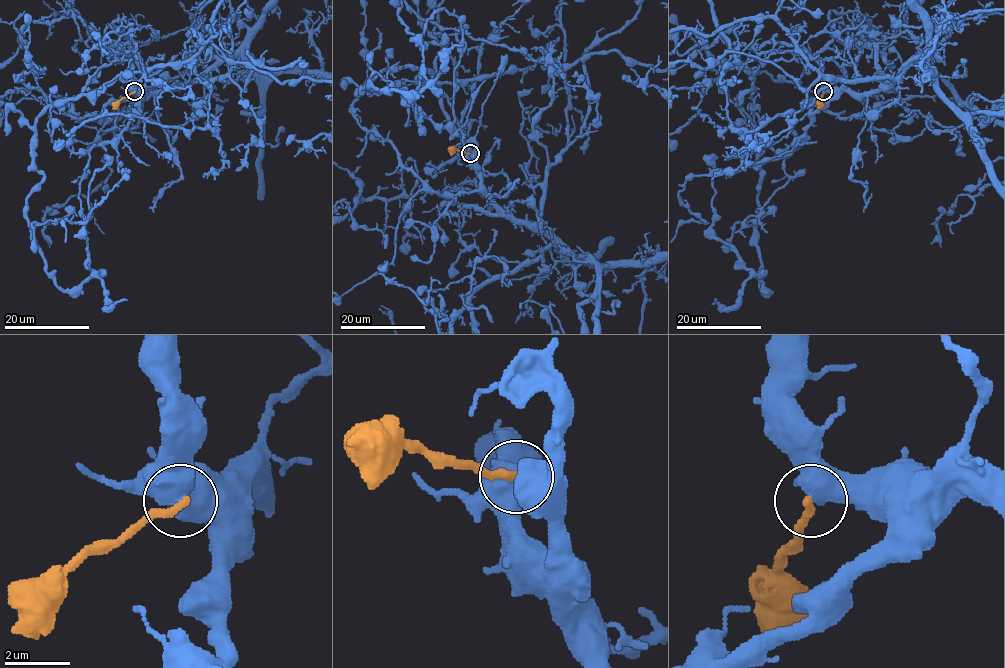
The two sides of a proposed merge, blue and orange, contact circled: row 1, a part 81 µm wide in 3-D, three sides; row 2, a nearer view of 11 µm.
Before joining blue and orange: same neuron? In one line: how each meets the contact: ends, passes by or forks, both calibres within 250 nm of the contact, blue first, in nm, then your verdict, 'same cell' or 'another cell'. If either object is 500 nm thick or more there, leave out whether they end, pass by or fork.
700 nm thick on the blue side, 280 nm on the other; another cell

